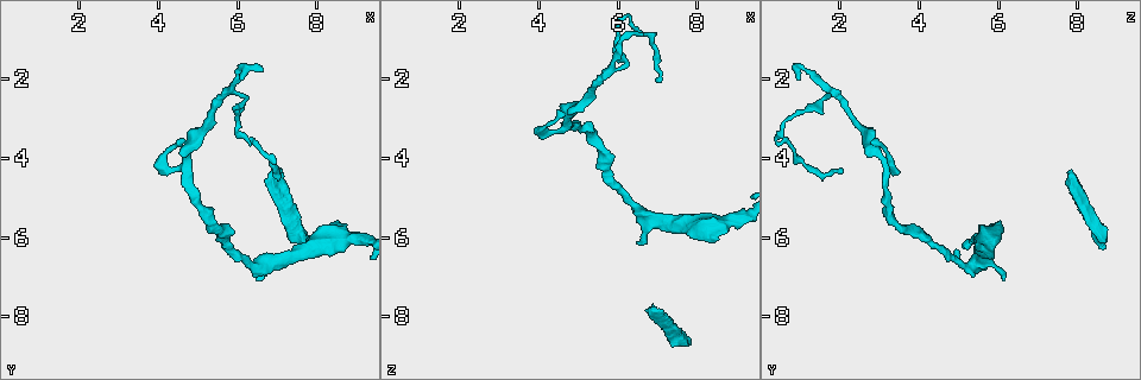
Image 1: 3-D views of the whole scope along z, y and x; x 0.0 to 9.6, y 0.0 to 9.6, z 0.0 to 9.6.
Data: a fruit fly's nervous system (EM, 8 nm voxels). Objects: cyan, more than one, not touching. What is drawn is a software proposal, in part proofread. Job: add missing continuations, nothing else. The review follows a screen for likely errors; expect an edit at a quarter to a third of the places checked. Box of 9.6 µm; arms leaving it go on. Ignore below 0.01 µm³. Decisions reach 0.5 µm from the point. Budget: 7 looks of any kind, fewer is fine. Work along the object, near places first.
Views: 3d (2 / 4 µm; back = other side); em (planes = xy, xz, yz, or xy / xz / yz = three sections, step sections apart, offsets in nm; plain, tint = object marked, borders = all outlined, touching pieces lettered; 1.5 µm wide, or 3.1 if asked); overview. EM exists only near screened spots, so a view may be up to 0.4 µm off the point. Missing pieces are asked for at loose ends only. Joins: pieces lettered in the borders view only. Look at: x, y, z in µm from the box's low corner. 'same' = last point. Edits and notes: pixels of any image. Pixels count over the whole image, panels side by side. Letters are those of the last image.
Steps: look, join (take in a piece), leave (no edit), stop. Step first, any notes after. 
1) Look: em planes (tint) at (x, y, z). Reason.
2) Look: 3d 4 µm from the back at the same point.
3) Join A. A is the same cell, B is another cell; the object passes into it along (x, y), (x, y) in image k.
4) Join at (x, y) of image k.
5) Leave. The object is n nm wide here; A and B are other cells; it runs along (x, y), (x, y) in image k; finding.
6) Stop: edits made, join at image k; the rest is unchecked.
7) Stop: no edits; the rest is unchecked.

Look: em yz step 8 (borders) at (8.50, 5.60, 6.05). Stops while still wide.

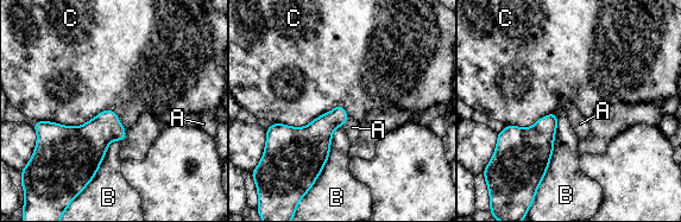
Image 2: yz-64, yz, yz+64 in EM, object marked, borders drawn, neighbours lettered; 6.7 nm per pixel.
Look: em planes (borders) at the same point. Another direction.

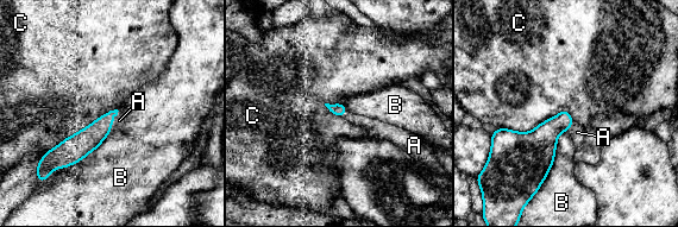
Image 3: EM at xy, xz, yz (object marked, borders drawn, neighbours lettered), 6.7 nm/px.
Join A. A is the same cell, B and C are other cells; the object passes into it along (88, 139), (112, 120), (119, 120) in image 3; the neuron continues.

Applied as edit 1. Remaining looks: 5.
Look: 3d 2 µm from the back at (7.75, 6.25, 8.70).

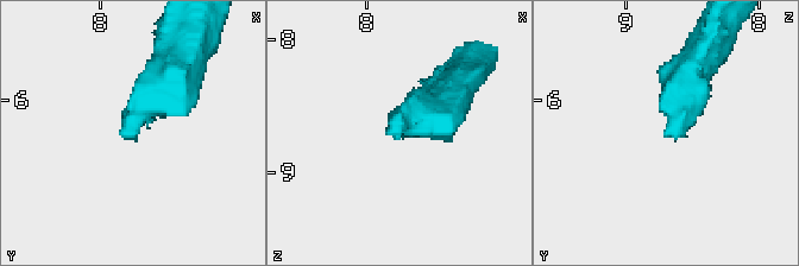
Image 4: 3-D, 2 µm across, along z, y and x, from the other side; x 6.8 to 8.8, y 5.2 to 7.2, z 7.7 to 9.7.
Look: em planes (borders) at (7.78, 6.26, 8.70). Now the EM.

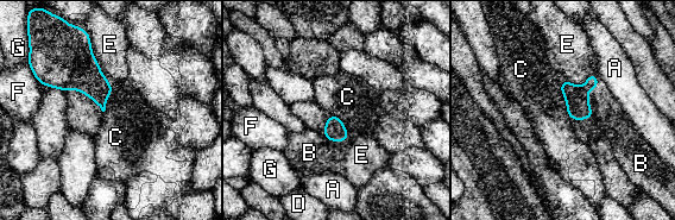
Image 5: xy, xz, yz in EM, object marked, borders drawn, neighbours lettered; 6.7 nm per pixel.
Join B. B is the same cell, A, C, D, E, F and G are other cells; the object passes into it along (578, 107), (586, 94), (607, 113) in image 5; the neuron continues.

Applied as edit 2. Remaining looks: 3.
Look: 3d 4 µm at (6.65, 1.85, 0.90). Free end.

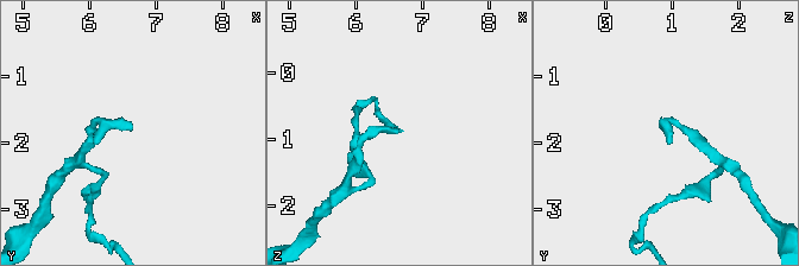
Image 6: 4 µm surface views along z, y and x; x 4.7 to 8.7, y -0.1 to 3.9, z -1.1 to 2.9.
Look: em planes (tint) at (6.70, 1.80, 0.90). Need the tissue.

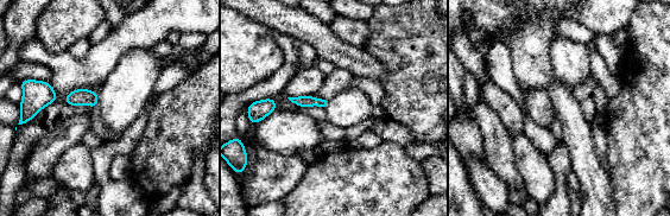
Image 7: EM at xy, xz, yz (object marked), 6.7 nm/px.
Look: em planes (borders) at the same point.

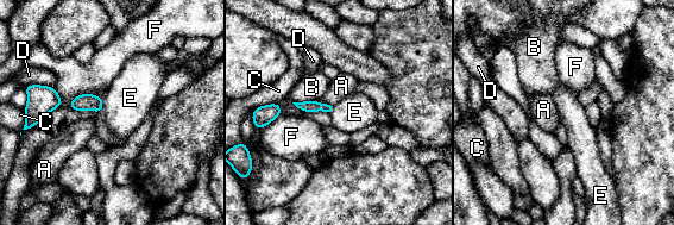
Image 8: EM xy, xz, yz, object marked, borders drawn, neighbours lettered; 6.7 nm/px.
Leave. A, B, C, D, E and F are other cells; none of them fits.

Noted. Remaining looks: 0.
Stop: edits made, join at image 3, join at image 5; the rest is unchecked.

